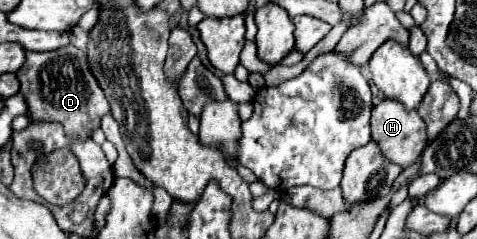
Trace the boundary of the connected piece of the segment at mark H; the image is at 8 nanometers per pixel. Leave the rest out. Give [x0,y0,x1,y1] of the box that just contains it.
[371,100,427,168]

